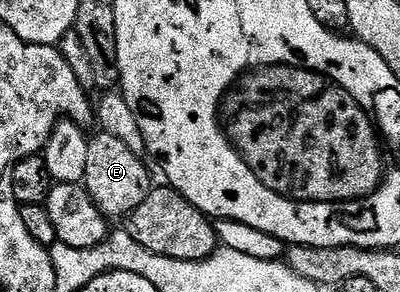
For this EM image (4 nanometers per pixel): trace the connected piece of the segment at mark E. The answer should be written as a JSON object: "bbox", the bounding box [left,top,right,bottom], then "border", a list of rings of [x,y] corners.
{"bbox":[83,132,155,219],"border":[[[95,132],[89,137],[87,147],[87,169],[83,180],[85,190],[91,195],[95,207],[107,219],[124,219],[129,216],[154,188],[155,182],[149,178],[149,169],[144,165],[142,156],[135,154],[123,140],[109,133]]]}

